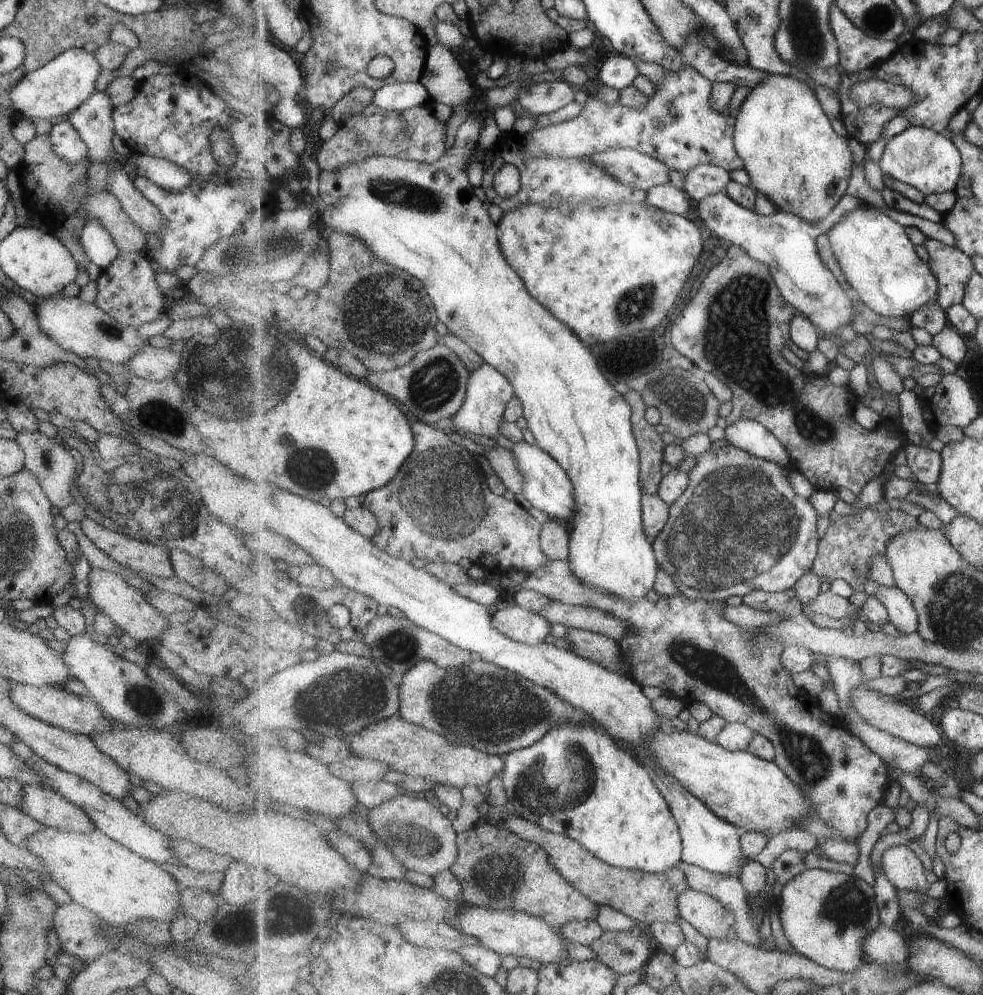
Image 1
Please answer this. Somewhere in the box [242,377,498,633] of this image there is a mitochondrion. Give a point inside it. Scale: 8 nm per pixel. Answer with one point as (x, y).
(442, 496)

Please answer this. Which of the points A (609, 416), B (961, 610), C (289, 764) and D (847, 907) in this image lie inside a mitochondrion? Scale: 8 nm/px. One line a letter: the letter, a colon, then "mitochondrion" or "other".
A: other
B: mitochondrion
C: other
D: mitochondrion

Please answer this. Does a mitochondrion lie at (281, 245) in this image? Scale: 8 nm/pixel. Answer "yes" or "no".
yes

